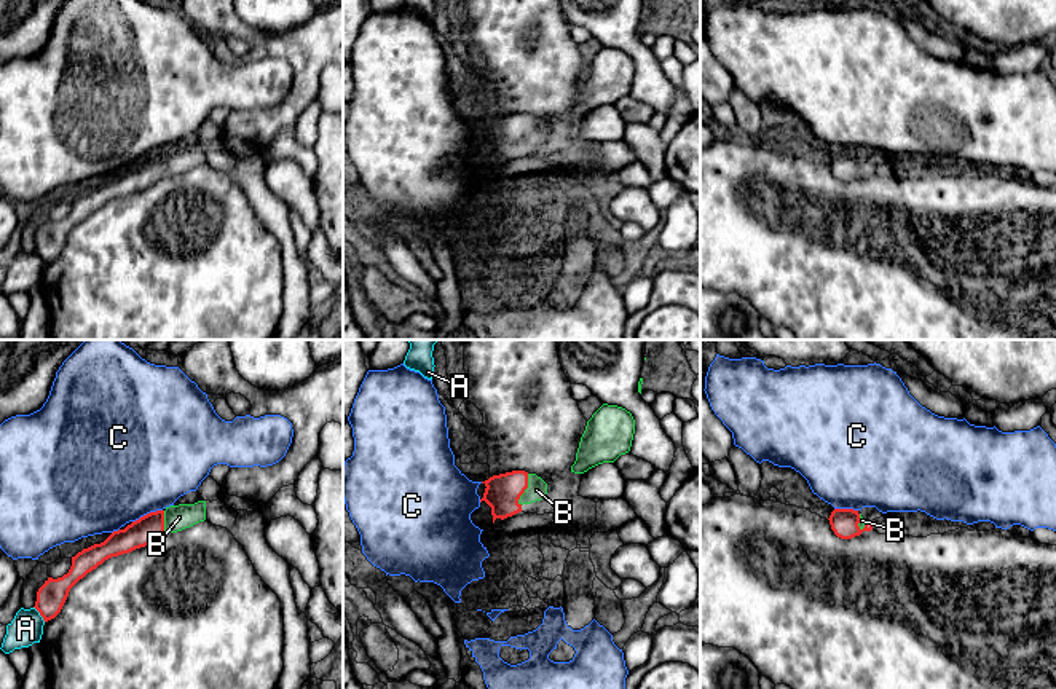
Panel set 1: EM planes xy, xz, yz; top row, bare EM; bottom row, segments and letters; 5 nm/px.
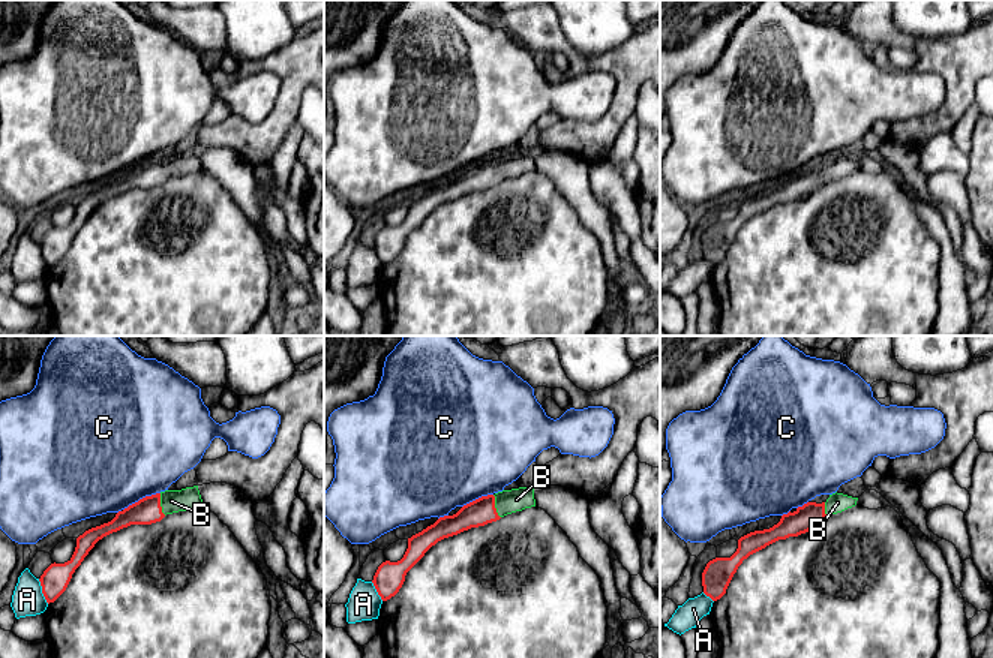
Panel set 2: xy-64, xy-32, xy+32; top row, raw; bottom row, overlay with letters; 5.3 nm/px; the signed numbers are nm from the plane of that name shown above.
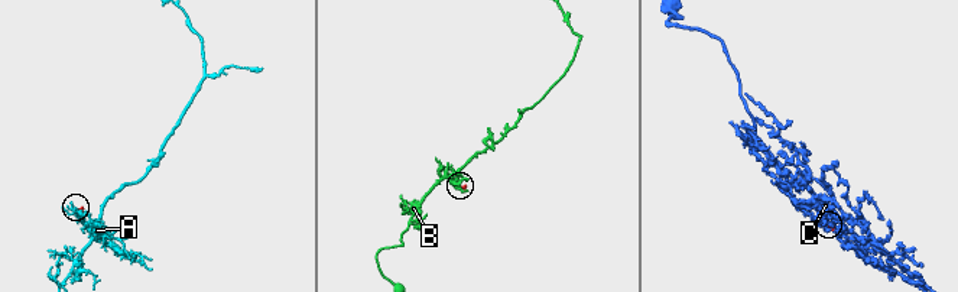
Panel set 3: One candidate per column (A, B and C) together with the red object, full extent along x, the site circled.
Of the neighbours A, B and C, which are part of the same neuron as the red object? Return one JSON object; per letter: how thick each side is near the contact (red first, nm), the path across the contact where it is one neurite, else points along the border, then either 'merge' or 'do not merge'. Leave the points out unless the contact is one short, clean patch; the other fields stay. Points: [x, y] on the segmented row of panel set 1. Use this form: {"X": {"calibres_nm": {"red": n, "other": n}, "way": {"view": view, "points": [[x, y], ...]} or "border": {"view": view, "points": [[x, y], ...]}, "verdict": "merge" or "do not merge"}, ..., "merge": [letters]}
{"A": {"calibres_nm": {"red": 150, "other": 160}, "verdict": "do not merge"}, "B": {"calibres_nm": {"red": 180, "other": 100}, "way": {"view": "xz", "points": [[503, 492], [525, 488], [536, 490]]}, "verdict": "merge"}, "C": {"calibres_nm": {"red": 140, "other": 500}, "border": {"view": "xy", "points": [[161, 509], [150, 511], [133, 522]]}, "verdict": "do not merge"}, "merge": ["B"]}

